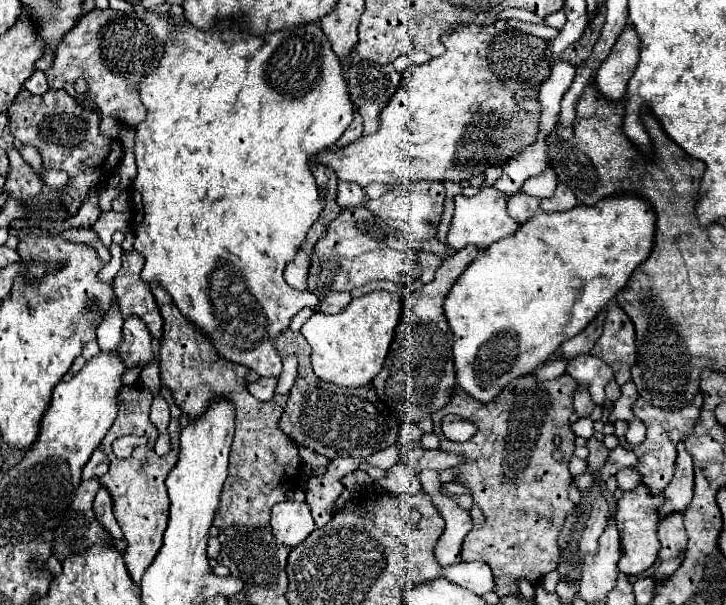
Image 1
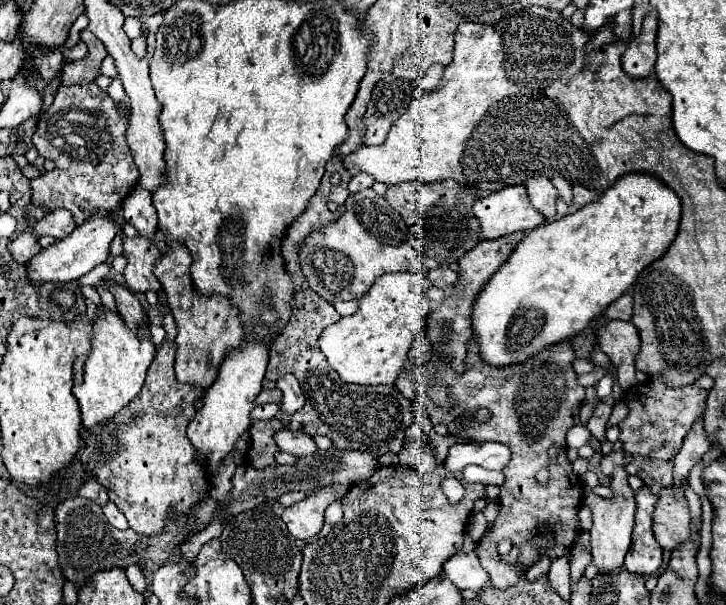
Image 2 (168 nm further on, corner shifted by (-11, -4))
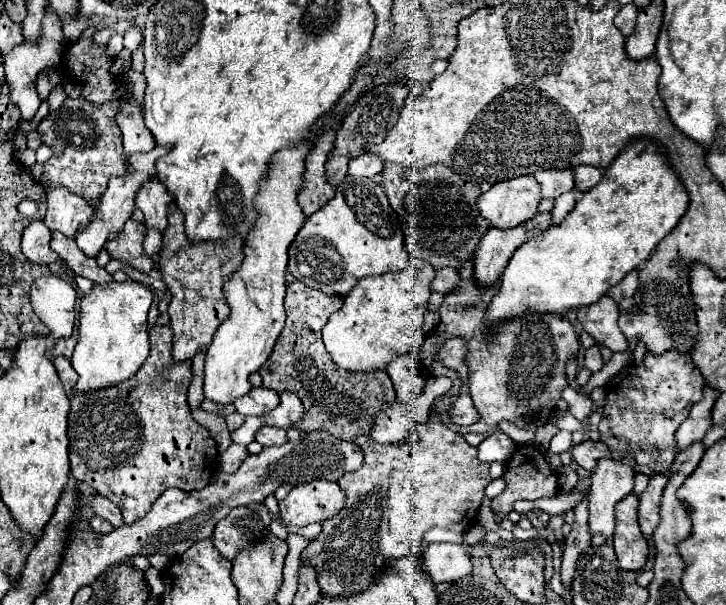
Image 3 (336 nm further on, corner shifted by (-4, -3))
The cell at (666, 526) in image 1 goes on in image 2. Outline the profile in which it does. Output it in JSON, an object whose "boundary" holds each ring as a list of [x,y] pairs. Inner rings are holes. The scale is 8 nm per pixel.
{"boundary":[[[663,489],[653,513],[653,535],[659,545],[673,551],[679,543],[689,537],[689,507],[683,491]]]}

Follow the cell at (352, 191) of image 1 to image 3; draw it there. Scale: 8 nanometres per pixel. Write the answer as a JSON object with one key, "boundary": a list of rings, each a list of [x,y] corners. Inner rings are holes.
{"boundary":[[[362,154],[358,158],[354,158],[350,164],[348,164],[348,174],[354,176],[354,178],[374,178],[376,174],[382,172],[382,162],[378,156],[372,156],[372,154]]]}

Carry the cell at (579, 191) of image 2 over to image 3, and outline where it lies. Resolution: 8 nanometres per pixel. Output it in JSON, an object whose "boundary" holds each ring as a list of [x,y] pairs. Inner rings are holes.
{"boundary":[[[578,166],[576,172],[574,172],[574,176],[576,176],[574,192],[580,196],[580,194],[588,192],[590,188],[594,188],[600,182],[600,178],[604,176],[604,170],[594,168],[594,166]]]}

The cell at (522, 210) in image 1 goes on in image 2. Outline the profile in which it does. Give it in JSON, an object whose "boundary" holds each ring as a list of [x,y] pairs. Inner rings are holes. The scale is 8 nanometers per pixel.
{"boundary":[[[531,177],[525,183],[527,191],[529,191],[529,201],[535,209],[539,209],[545,217],[555,215],[555,201],[559,197],[557,189],[553,187],[551,179],[547,177]]]}

